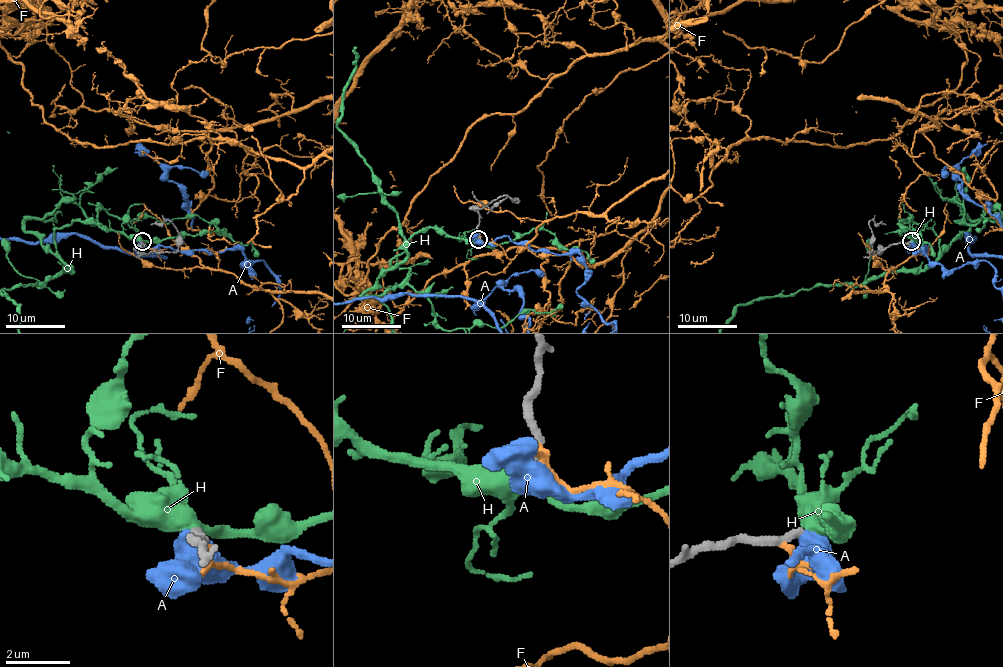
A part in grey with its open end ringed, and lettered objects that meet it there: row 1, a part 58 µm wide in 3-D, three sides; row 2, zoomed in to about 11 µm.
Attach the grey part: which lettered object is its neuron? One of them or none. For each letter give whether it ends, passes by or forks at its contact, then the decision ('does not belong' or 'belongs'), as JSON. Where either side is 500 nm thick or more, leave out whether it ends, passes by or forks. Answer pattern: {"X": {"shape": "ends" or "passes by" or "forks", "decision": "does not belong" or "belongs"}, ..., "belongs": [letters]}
{"A": {"decision": "does not belong"}, "F": {"shape": "passes by", "decision": "does not belong"}, "H": {"shape": "passes by", "decision": "belongs"}, "belongs": ["H"]}

